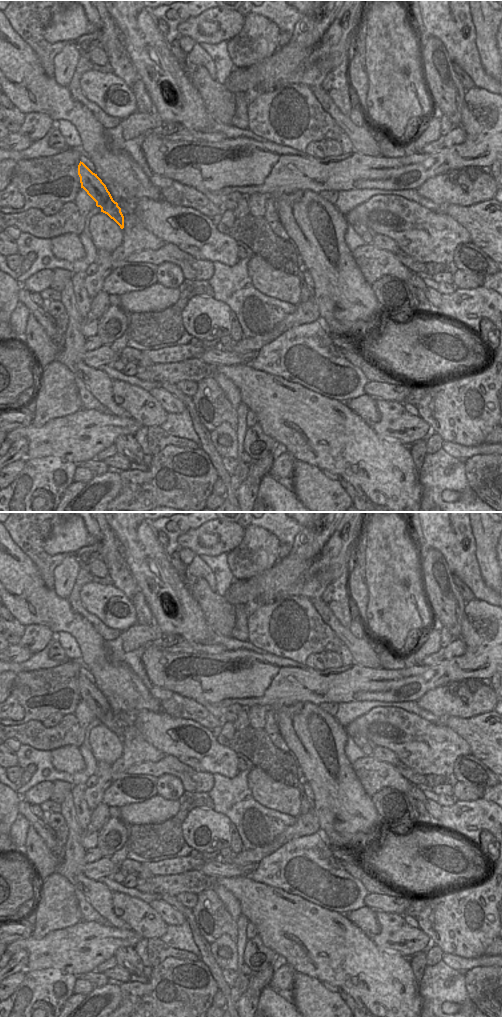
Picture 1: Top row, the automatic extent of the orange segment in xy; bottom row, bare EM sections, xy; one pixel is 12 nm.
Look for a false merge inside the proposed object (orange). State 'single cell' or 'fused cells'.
fused cells

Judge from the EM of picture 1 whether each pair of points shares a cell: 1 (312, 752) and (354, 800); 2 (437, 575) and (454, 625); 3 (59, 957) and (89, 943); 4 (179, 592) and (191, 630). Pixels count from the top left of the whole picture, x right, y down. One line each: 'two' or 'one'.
1: one
2: one
3: one
4: one

